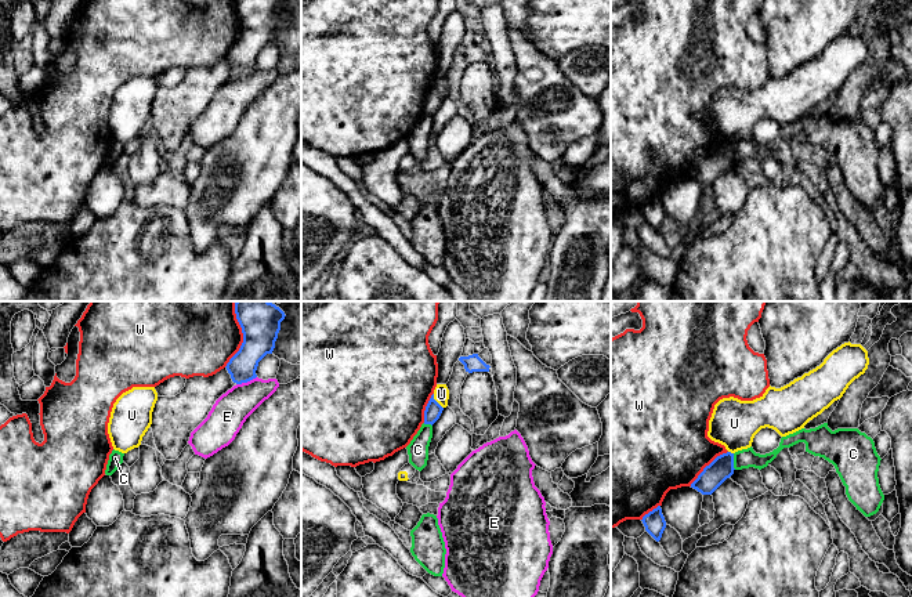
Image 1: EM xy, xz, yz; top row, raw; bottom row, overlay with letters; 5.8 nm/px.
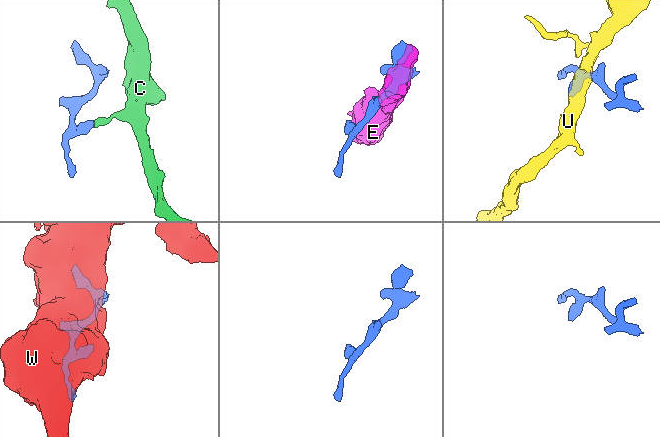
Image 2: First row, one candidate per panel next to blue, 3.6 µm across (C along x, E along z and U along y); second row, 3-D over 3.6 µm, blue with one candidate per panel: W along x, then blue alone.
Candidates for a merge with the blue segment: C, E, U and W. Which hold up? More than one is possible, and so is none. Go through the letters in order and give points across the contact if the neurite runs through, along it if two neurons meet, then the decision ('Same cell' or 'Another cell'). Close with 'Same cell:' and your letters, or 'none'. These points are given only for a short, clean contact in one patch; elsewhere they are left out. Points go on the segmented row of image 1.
C: Another cell
E: Another cell
U: Another cell
W: Another cell
Same cell: none

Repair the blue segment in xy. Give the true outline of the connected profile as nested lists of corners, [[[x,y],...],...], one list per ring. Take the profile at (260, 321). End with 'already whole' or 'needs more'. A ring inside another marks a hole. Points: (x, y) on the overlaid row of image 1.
[[[236,301],[236,319],[242,328],[243,343],[227,363],[227,370],[236,384],[257,377],[258,362],[272,354],[285,312],[269,301]]] | already whole

